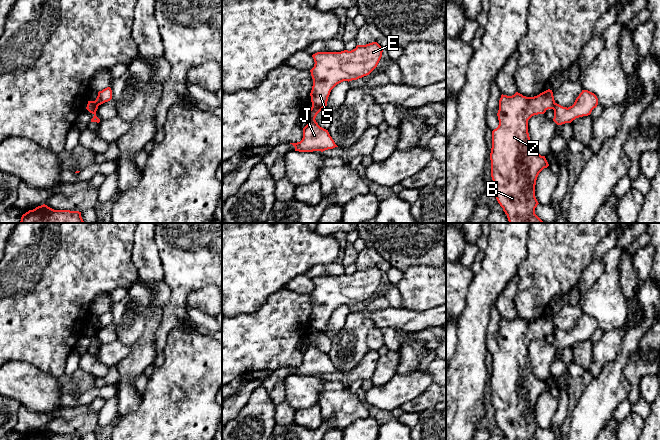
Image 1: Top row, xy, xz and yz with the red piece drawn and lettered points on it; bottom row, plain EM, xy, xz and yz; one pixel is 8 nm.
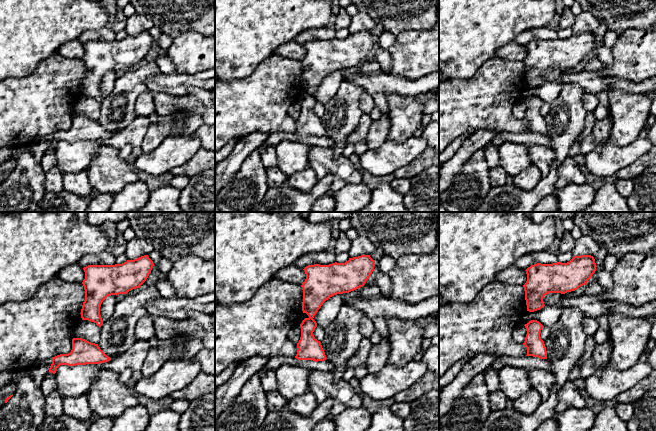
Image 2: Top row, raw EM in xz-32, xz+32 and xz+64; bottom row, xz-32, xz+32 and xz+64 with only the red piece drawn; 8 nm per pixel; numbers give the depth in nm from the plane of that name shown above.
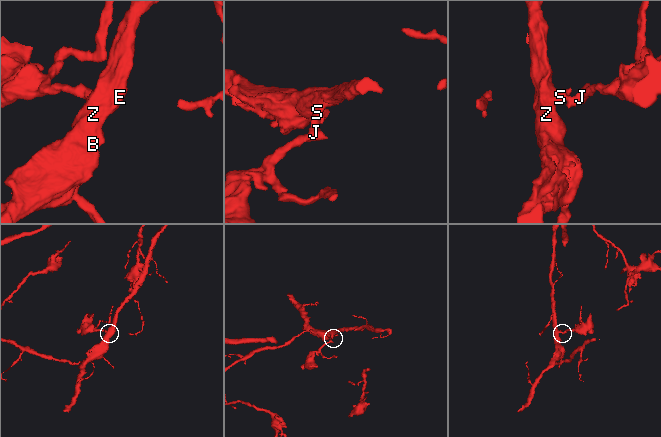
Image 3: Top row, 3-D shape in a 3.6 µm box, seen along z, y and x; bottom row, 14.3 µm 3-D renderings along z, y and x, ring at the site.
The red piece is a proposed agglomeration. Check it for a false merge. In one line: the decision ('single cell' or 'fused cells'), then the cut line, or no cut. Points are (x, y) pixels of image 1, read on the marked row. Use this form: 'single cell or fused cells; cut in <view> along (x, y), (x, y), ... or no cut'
fused cells; cut in xz along (312, 104), (322, 108)

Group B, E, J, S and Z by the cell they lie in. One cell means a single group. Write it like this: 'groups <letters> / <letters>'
groups B E S Z / J

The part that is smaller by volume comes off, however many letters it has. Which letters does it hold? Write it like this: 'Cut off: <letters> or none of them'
Cut off: J

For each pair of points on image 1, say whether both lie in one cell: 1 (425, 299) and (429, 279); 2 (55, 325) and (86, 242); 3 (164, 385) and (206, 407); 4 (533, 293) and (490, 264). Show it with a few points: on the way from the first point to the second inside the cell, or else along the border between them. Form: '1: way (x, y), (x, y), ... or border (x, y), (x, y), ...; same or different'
1: way (425, 294), (425, 288), (429, 284); same
2: way (55, 304), (55, 281), (73, 263); same
3: way (174, 380), (186, 387), (196, 397); same
4: border (527, 252), (515, 273); different

